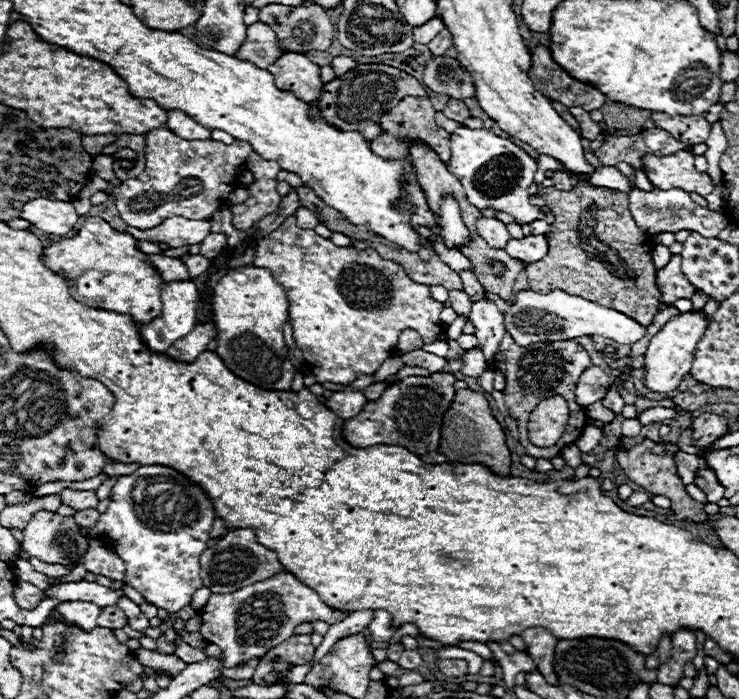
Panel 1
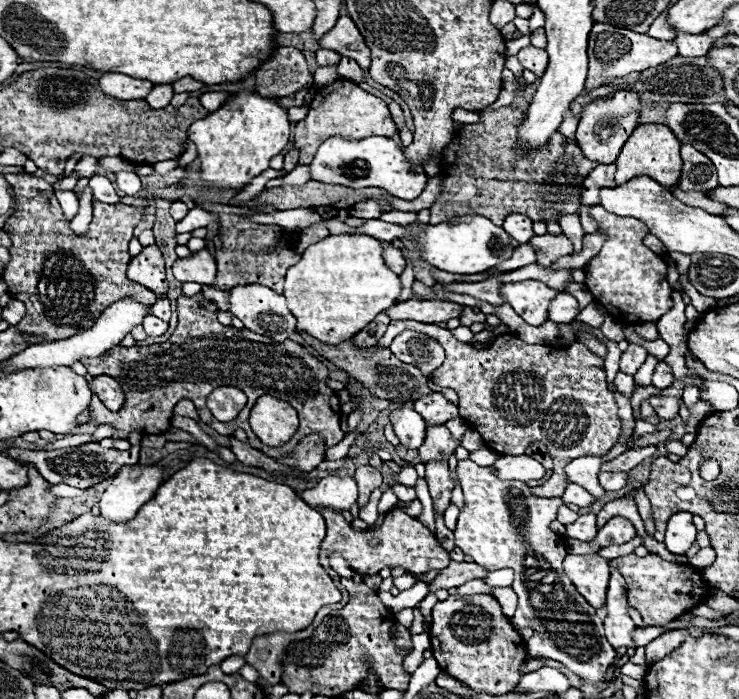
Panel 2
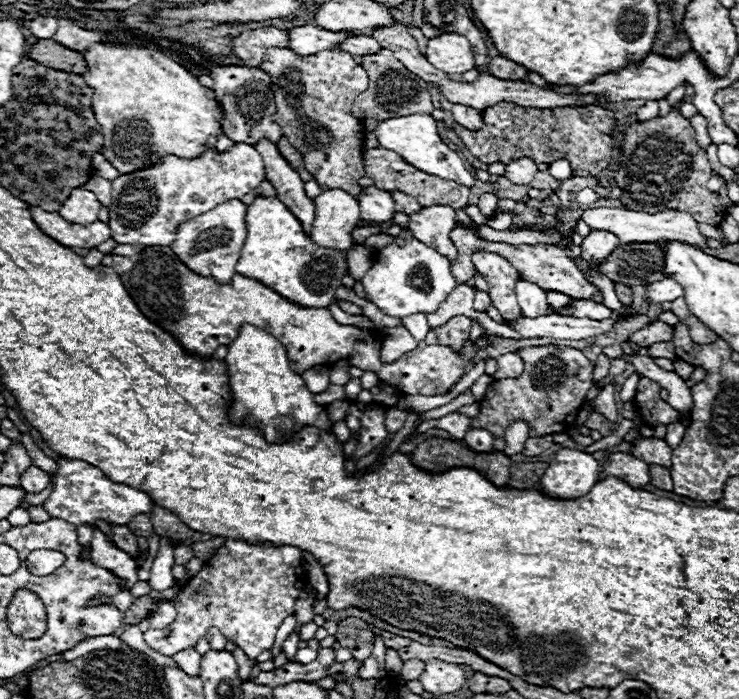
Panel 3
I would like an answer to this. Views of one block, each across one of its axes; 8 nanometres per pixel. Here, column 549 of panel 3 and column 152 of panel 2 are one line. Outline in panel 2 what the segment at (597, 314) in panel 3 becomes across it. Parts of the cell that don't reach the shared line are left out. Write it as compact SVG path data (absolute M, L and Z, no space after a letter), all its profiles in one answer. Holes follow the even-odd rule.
M158 300L158 302L152 306L152 314L158 316L160 320L168 322L168 320L170 320L170 302L168 302L168 300Z

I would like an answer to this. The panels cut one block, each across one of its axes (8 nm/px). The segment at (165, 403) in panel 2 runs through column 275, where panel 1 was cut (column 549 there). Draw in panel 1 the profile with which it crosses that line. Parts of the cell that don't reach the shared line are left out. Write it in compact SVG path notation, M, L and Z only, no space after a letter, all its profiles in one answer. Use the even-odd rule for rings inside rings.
M506 332L498 352L494 354L494 366L498 372L502 372L506 376L506 388L502 390L504 400L506 400L506 408L510 412L510 416L516 420L518 424L518 432L520 432L520 444L524 446L526 454L534 456L534 458L554 458L560 454L562 448L566 448L568 444L574 444L584 426L586 426L586 410L582 406L576 404L574 398L574 390L576 390L576 382L580 378L580 372L584 372L584 368L588 368L590 362L590 354L584 350L582 344L574 342L574 340L566 340L566 342L534 342L530 346L518 346L512 336ZM560 394L562 398L568 398L568 408L570 408L570 420L566 426L566 432L562 434L562 438L550 446L550 448L538 448L528 440L528 416L530 412L536 408L536 404L548 396L556 396Z

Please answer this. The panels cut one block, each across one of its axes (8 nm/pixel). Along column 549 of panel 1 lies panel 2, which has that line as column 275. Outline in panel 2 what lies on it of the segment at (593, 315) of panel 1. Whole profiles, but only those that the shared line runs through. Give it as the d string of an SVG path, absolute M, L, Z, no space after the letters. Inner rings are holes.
M260 284L234 286L230 290L228 302L230 302L230 310L242 320L244 328L248 328L248 330L252 330L256 334L262 334L262 336L268 336L268 338L272 338L276 342L282 342L282 340L288 340L288 334L296 330L296 318L288 310L286 298L282 294L272 292L266 286L260 286Z

